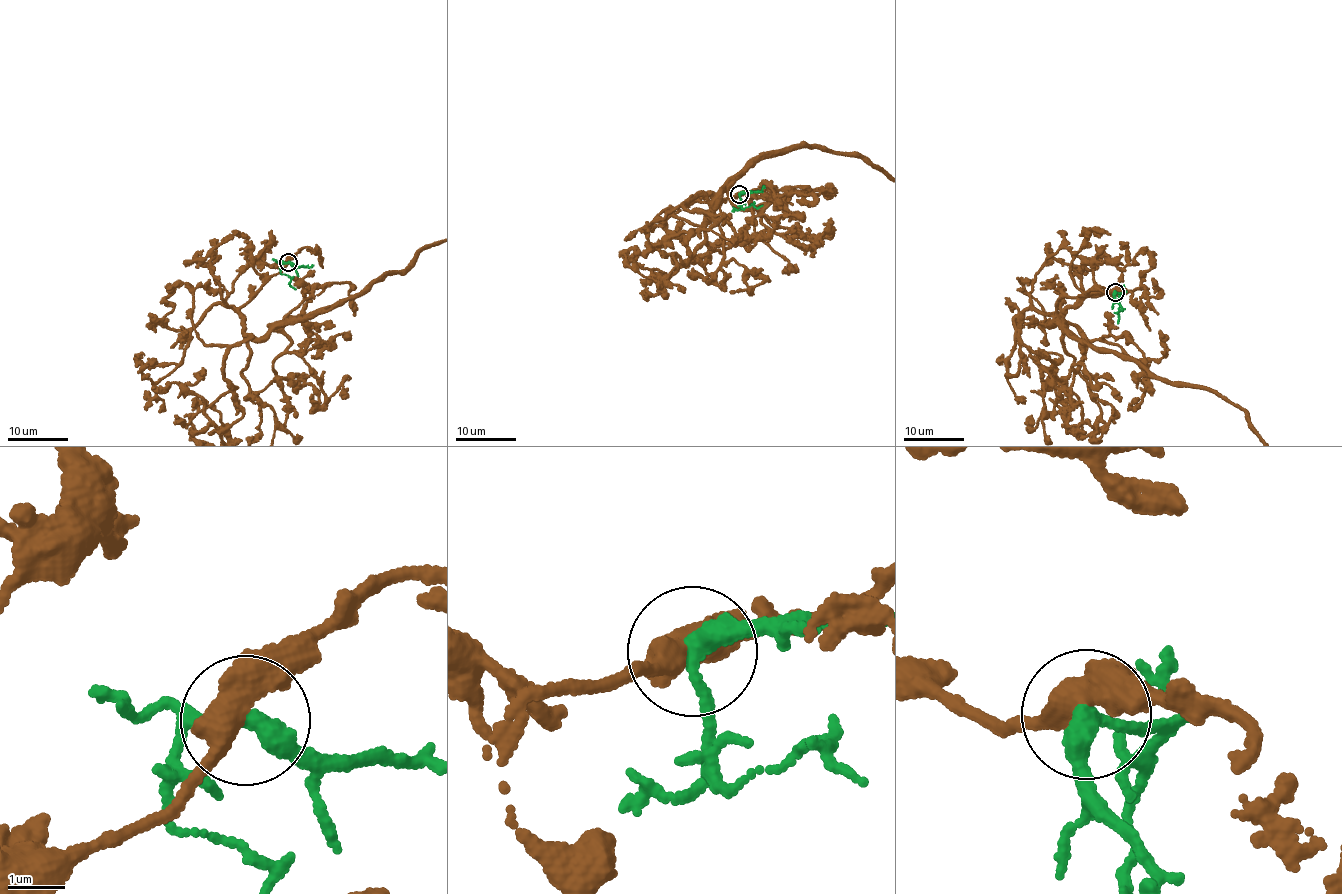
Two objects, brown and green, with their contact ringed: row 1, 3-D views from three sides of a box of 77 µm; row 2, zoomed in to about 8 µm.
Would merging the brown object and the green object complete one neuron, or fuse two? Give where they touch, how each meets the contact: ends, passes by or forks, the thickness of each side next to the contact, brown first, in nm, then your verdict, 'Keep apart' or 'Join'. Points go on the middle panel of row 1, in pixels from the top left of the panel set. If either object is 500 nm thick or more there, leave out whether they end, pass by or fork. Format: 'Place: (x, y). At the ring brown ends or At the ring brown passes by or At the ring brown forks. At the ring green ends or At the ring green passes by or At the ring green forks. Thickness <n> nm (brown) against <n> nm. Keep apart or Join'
Place: (739, 194). At the ring brown passes by. At the ring green passes by. Thickness 480 nm (brown) against 320 nm. Keep apart

